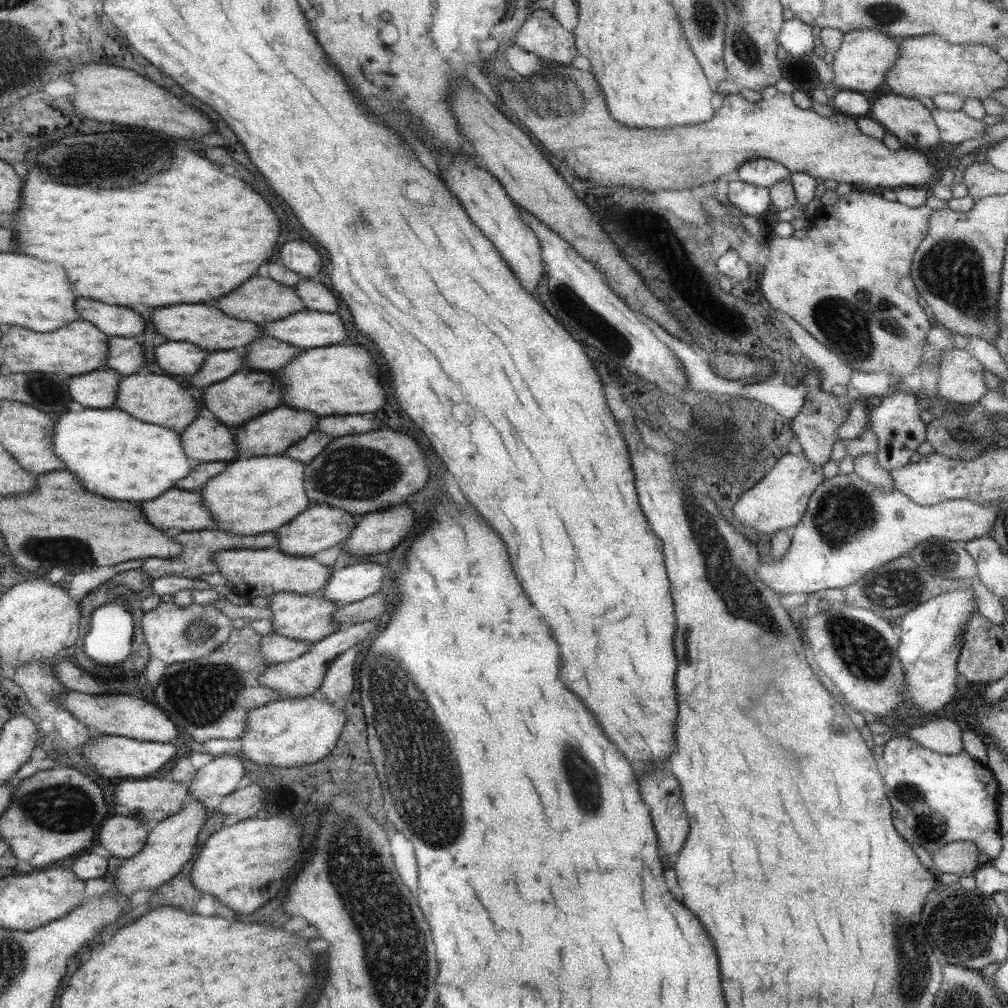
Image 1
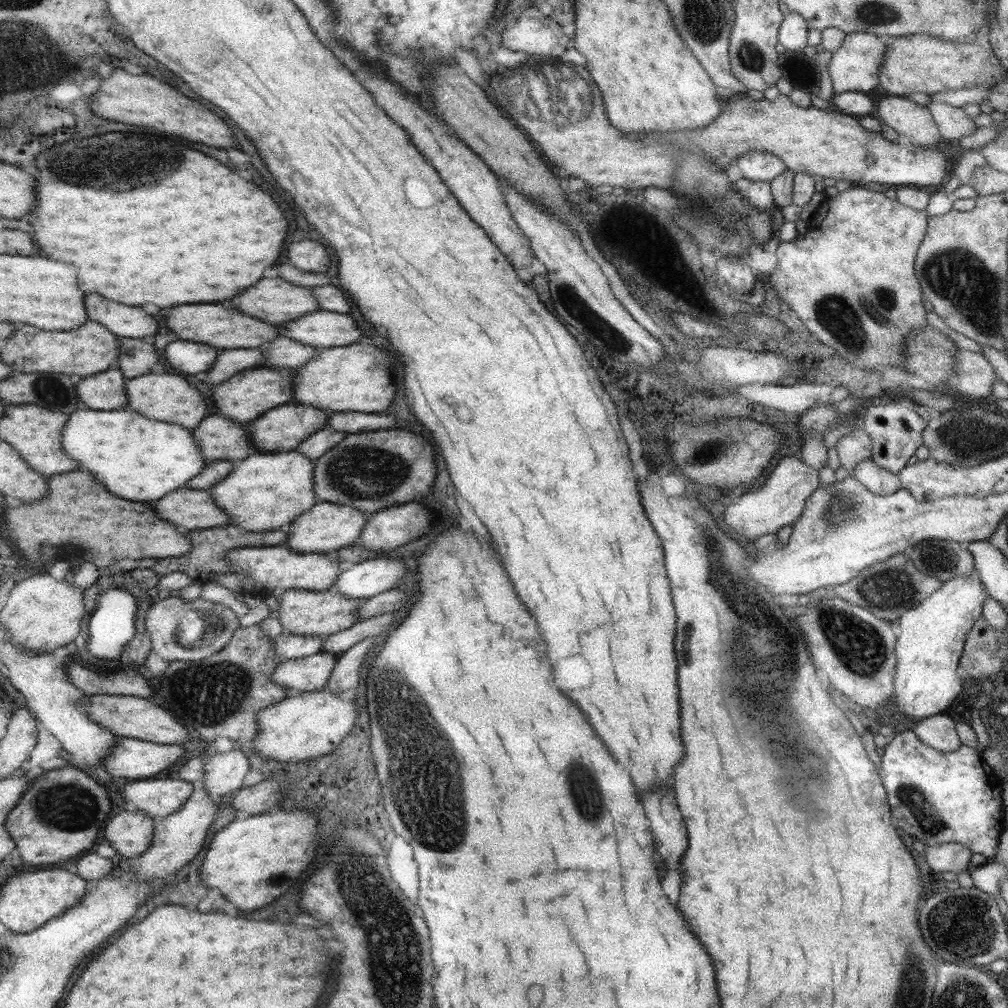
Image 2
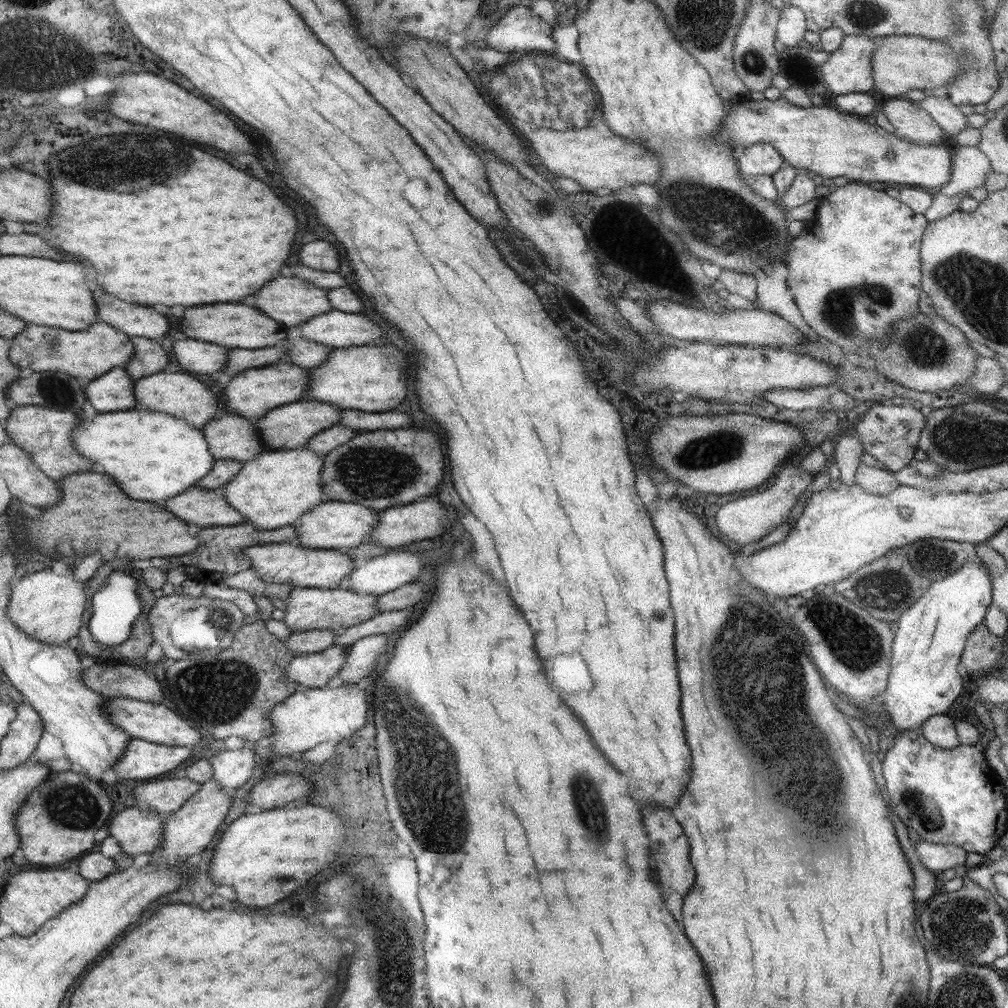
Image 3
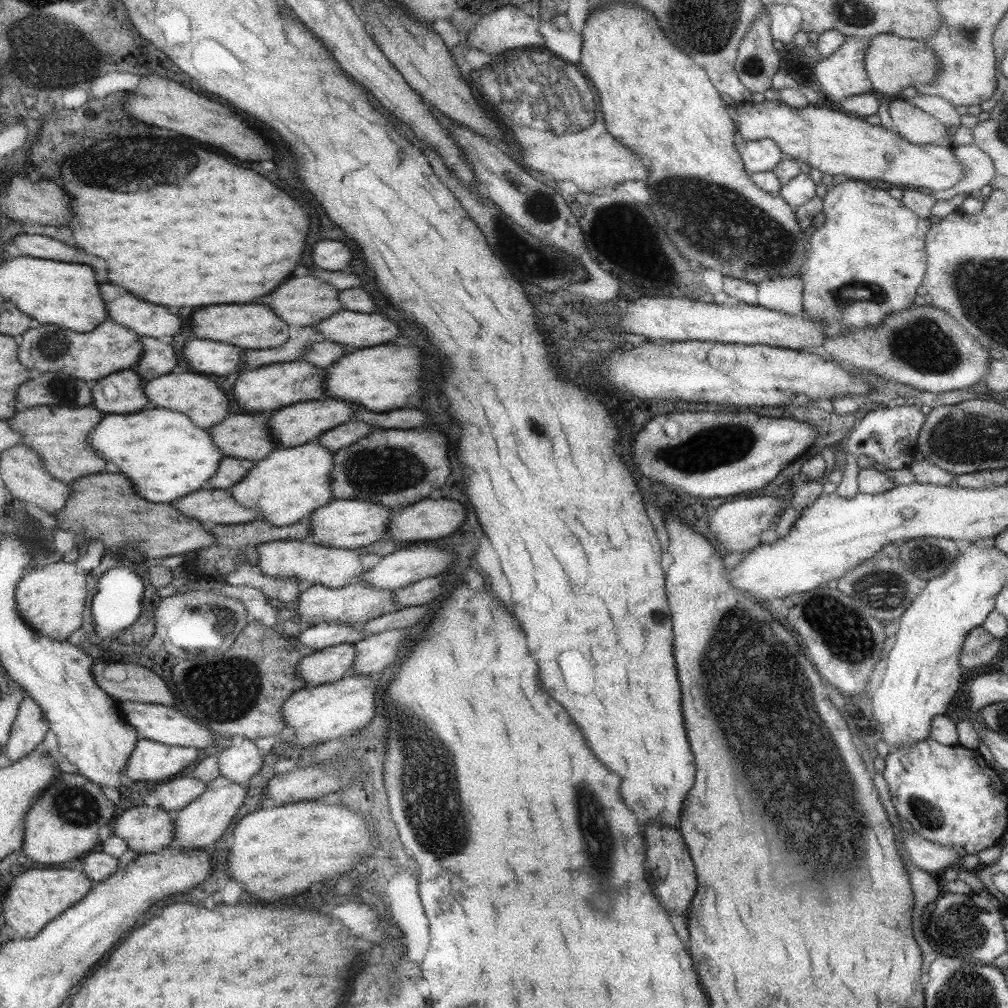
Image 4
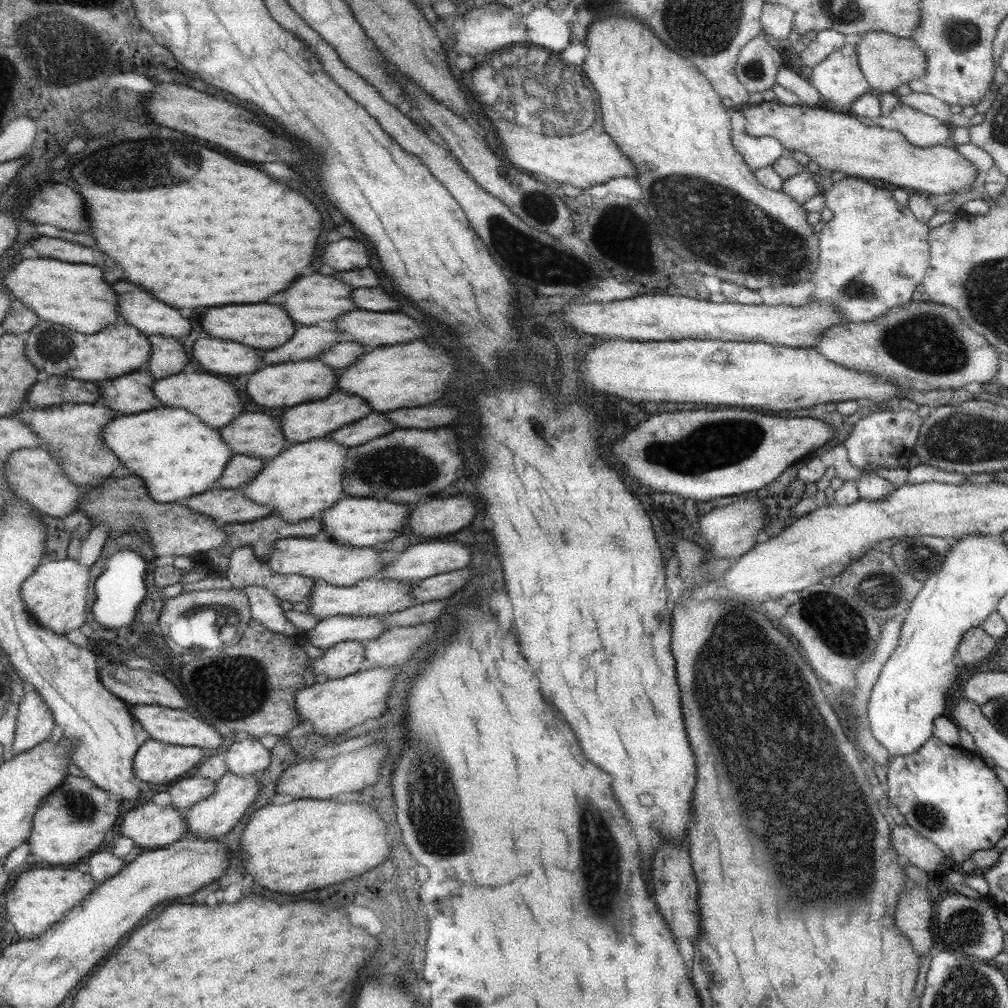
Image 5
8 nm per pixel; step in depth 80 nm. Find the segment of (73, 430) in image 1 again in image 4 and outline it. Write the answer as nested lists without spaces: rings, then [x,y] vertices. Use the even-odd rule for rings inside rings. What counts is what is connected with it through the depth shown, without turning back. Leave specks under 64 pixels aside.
[[[153,406],[134,413],[104,413],[86,435],[86,444],[110,469],[125,474],[135,494],[149,502],[170,503],[194,490],[209,488],[207,481],[223,458],[205,428],[195,426],[185,414]]]

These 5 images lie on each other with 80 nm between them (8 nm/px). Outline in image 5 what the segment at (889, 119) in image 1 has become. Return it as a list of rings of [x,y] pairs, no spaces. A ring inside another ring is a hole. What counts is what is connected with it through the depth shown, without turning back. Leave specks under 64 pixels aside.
[[[901,102],[892,109],[890,117],[895,121],[897,132],[913,146],[919,148],[929,148],[935,145],[953,147],[950,140],[952,133],[950,124],[945,124]]]

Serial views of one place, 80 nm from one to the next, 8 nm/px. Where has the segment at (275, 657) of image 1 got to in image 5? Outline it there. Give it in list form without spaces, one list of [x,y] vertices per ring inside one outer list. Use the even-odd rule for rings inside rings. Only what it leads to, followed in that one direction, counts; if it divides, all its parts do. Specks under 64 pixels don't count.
[[[336,615],[319,620],[314,628],[311,628],[311,630],[307,630],[303,633],[309,644],[322,650],[329,649],[331,646],[344,641],[362,643],[365,640],[377,638],[379,633],[387,632],[387,630],[391,628],[387,627],[387,625],[383,625],[381,618],[383,618],[383,616],[345,617],[342,615]]]

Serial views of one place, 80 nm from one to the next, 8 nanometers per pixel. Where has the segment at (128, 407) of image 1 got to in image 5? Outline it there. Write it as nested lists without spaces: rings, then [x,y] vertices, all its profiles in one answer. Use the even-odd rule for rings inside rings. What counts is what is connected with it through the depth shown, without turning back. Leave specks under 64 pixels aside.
[[[181,370],[177,374],[155,379],[150,387],[160,406],[185,408],[209,428],[225,426],[233,417],[243,412],[243,402],[238,398],[233,385],[219,379],[215,374],[187,374]]]

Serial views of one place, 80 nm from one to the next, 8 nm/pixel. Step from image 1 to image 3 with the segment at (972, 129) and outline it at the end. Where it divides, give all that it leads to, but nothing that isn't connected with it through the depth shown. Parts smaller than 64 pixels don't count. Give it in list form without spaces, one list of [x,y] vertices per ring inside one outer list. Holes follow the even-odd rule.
[[[925,96],[917,103],[939,125],[946,138],[954,138],[968,126],[966,116],[959,111],[958,106],[947,99]]]

